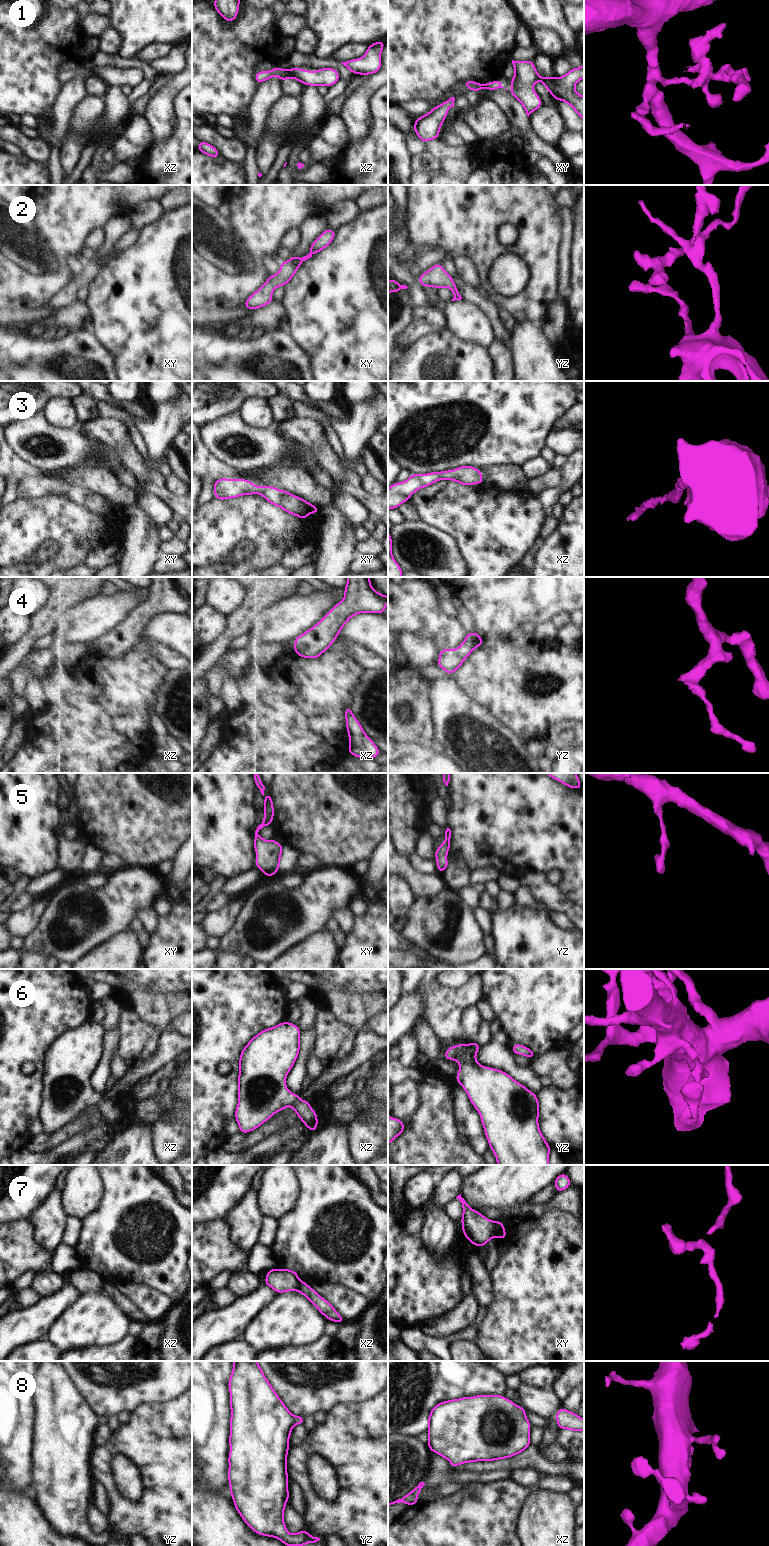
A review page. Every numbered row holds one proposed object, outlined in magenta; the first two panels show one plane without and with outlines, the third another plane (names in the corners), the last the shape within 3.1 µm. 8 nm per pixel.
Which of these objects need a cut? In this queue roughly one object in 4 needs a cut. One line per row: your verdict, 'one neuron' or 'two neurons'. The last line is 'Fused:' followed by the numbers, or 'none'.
1: two neurons
2: one neuron
3: one neuron
4: one neuron
5: one neuron
6: one neuron
7: two neurons
8: one neuron
Fused: 1, 7

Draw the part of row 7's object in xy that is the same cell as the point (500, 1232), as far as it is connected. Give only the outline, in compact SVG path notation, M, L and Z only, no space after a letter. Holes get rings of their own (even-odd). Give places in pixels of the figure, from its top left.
M496 1221L495 1222L495 1237L498 1237L500 1239L506 1239L506 1231L503 1225L502 1221Z

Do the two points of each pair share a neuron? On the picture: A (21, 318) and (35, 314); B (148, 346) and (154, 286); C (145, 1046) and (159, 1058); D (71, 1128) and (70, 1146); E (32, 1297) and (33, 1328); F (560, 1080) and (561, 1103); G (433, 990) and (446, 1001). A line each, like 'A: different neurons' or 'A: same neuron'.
A: same neuron
B: same neuron
C: different neurons
D: different neurons
E: different neurons
F: different neurons
G: same neuron

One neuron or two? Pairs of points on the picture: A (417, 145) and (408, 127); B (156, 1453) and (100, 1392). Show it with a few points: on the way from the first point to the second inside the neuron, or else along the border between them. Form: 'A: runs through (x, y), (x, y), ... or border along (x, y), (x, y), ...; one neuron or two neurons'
A: runs through (412, 141), (408, 137), (408, 132); one neuron
B: border along (152, 1403), (143, 1403), (130, 1413); two neurons

